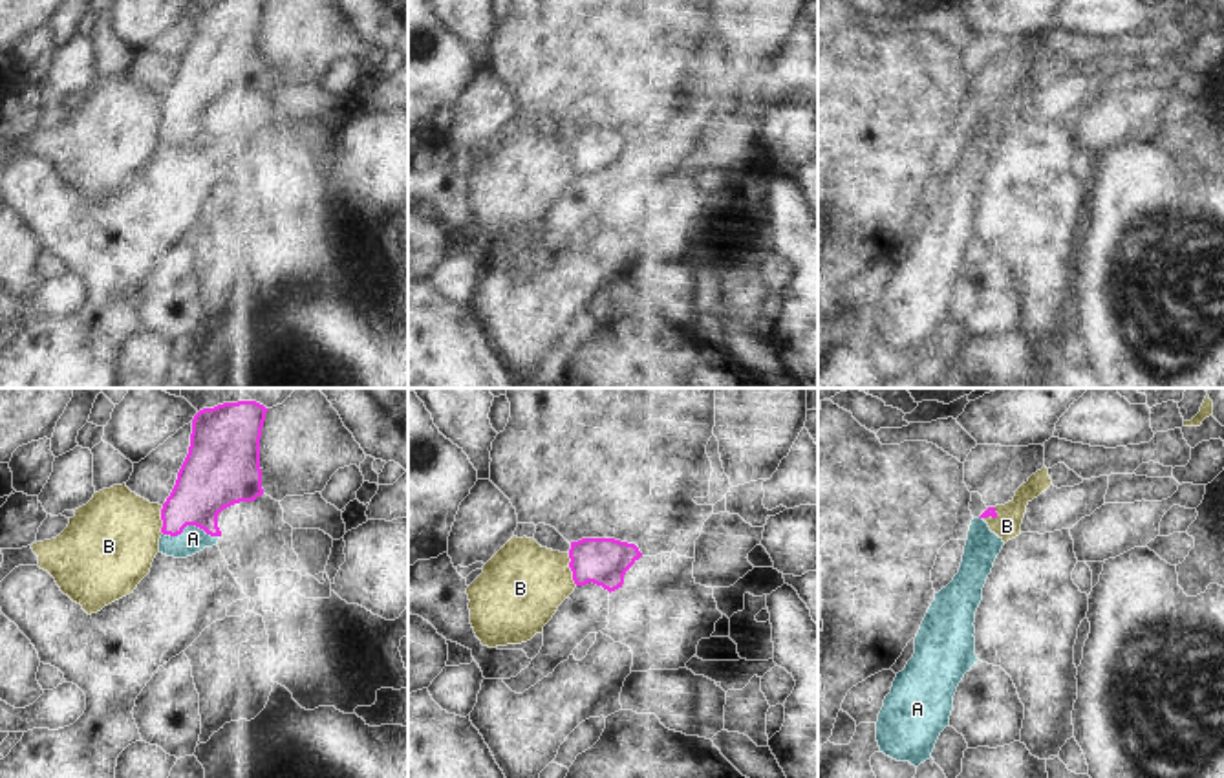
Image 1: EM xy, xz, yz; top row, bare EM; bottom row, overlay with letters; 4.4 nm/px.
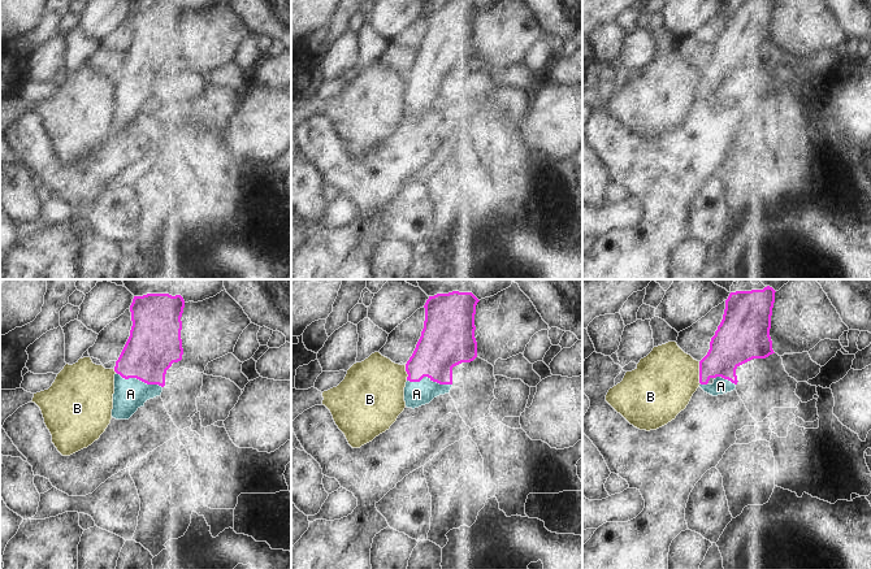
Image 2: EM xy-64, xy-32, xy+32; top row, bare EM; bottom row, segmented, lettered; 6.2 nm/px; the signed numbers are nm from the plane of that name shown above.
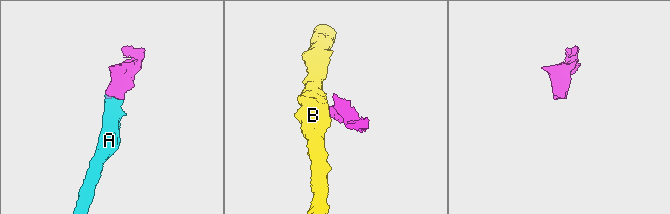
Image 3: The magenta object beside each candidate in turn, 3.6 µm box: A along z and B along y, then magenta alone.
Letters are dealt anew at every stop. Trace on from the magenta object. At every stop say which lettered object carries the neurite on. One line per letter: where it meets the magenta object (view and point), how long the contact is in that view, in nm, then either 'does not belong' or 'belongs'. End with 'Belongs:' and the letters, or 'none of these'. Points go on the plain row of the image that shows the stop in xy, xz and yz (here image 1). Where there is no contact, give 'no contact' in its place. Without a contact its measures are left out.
A: xy (191, 114) | 240 nm | belongs
B: xz (571, 160) | 150 nm | does not belong
Belongs: A

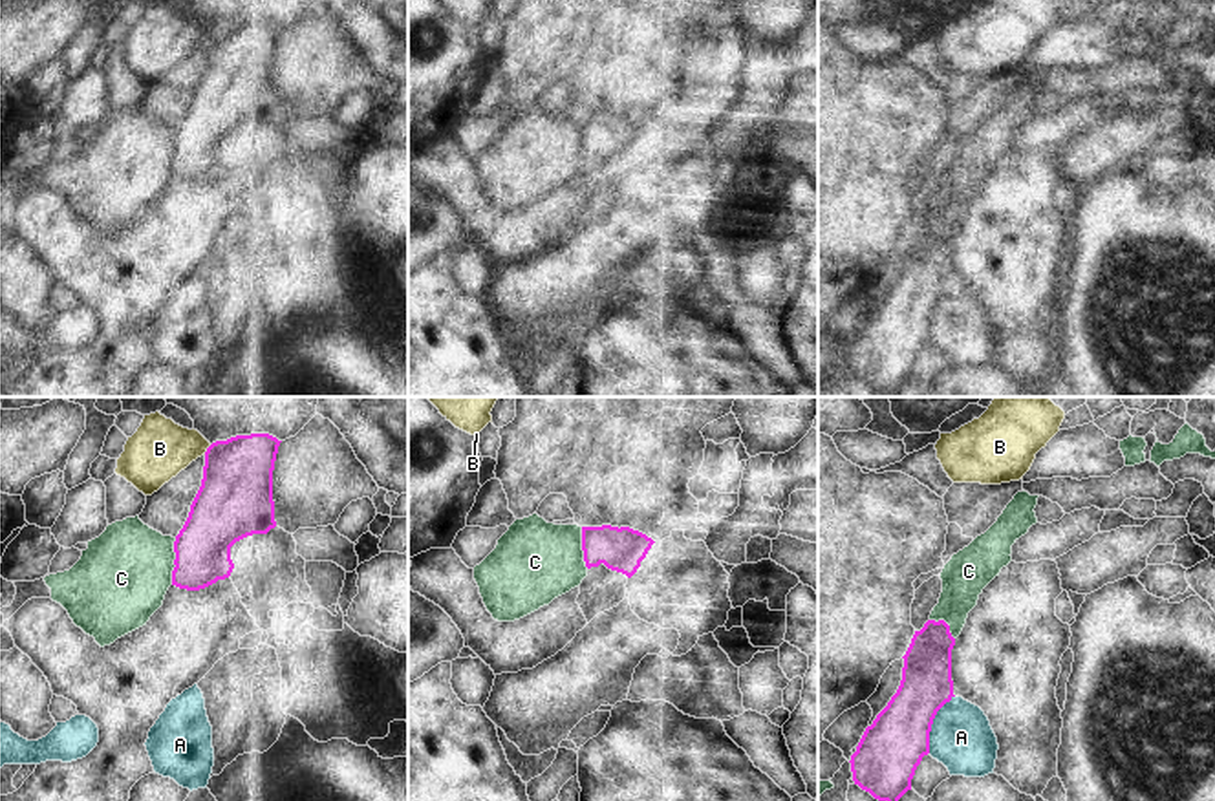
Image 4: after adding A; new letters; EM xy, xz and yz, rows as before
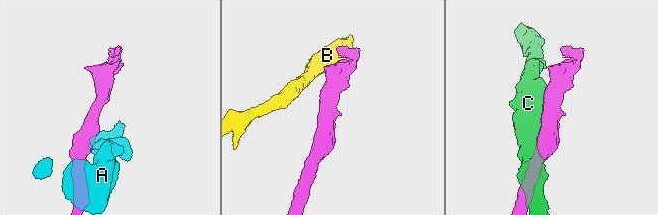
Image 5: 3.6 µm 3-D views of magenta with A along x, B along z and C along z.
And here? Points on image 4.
A: yz (932, 313) | 280 nm | does not belong
B: xy (207, 41) | 60 nm | does not belong
C: xy (174, 152) | 200 nm | does not belong
Belongs: none of these

